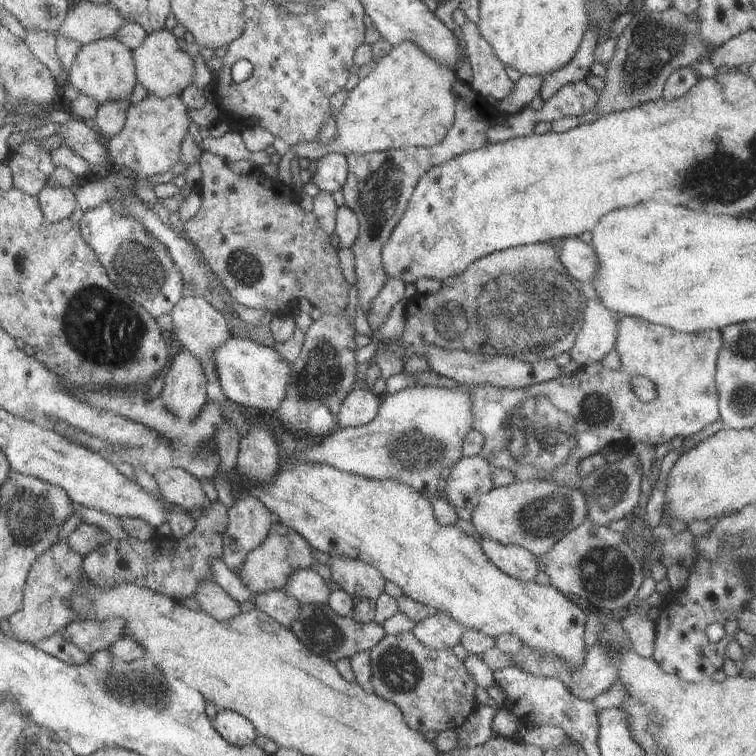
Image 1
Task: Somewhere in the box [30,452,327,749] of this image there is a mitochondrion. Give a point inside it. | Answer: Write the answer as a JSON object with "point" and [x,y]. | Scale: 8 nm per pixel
{"point":[133,692]}

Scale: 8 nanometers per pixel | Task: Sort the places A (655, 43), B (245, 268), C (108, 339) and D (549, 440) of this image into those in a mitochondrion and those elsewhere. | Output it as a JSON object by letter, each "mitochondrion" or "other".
{"A":"mitochondrion","B":"mitochondrion","C":"mitochondrion","D":"mitochondrion"}

